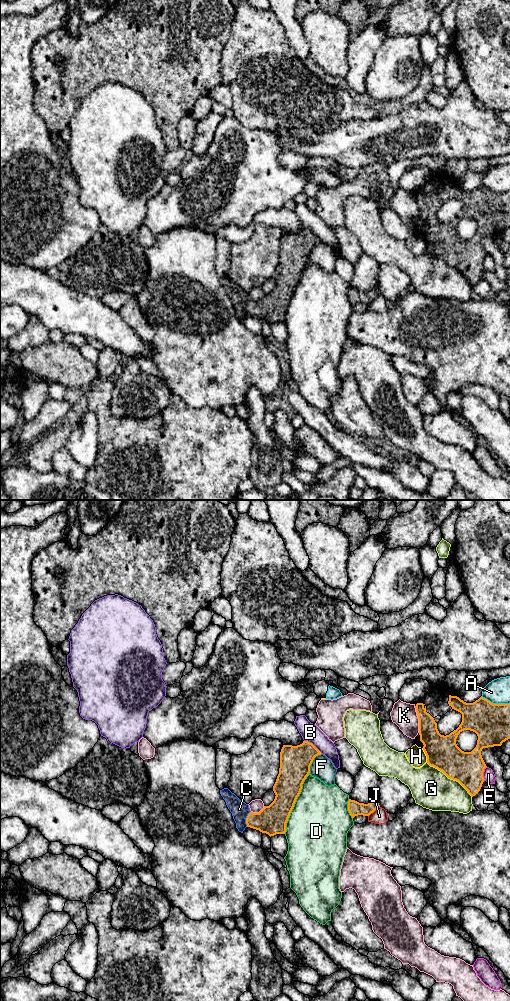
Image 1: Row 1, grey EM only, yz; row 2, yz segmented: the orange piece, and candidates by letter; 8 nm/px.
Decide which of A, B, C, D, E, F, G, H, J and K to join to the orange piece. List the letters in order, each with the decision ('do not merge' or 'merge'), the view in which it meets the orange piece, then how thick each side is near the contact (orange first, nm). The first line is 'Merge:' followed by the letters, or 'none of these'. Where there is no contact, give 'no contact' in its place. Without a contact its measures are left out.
Merge: none of these
A: do not merge; meets orange in yz; 300 nm thick on the orange side, 200 nm on the other
B: do not merge; meets orange in yz; 260 nm thick on the orange side, 150 nm on the other
C: do not merge; meets orange in yz; 240 nm thick on the orange side, 140 nm on the other
D: do not merge; meets orange in yz; 240 nm thick on the orange side, 480 nm on the other
E: do not merge; meets orange in yz; 260 nm thick on the orange side, 90 nm on the other
F: do not merge; meets orange in yz; 260 nm thick on the orange side, 170 nm on the other
G: do not merge; meets orange in yz; 260 nm thick on the orange side, 320 nm on the other
H: do not merge; meets orange in yz; 260 nm thick on the orange side, 150 nm on the other
J: do not merge; meets orange in yz; 120 nm thick on the orange side, 120 nm on the other
K: do not merge; meets orange in yz; 190 nm thick on the orange side, 200 nm on the other

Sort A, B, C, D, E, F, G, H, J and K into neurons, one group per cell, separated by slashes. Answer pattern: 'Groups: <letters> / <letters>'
Groups: A / B / C / D / E / F / G / H / J / K

